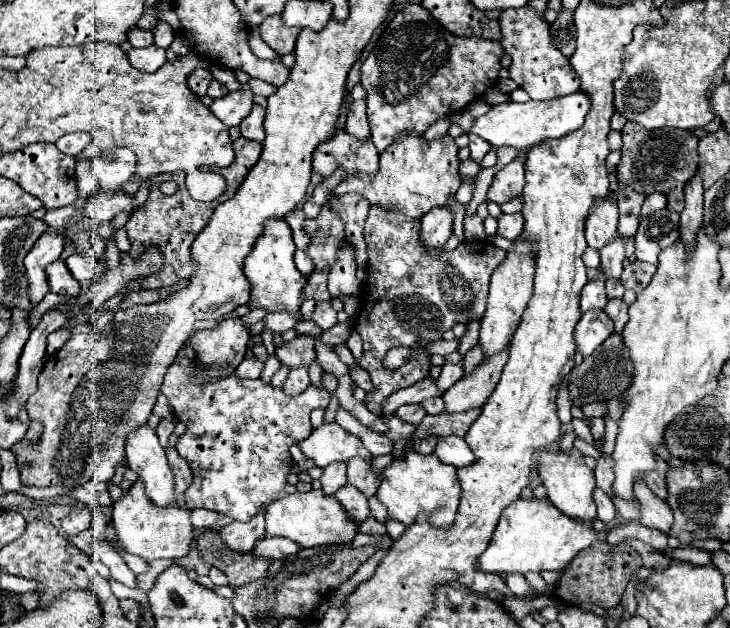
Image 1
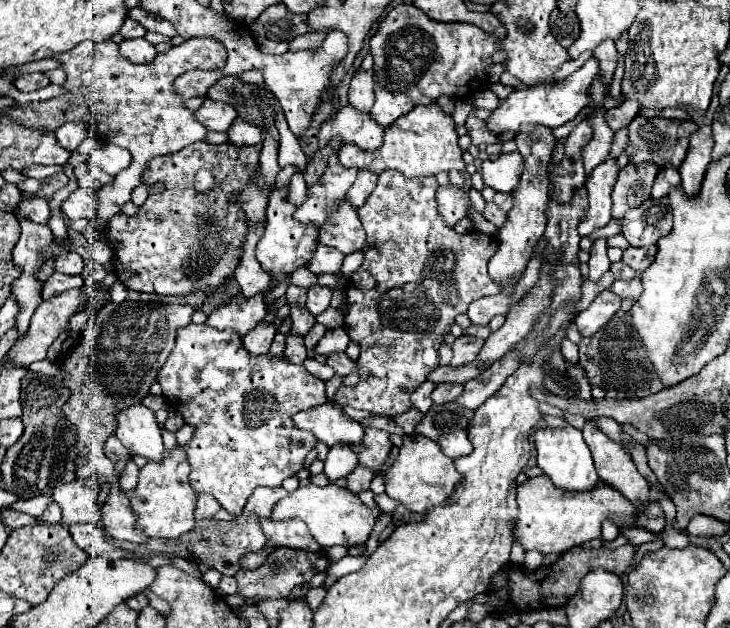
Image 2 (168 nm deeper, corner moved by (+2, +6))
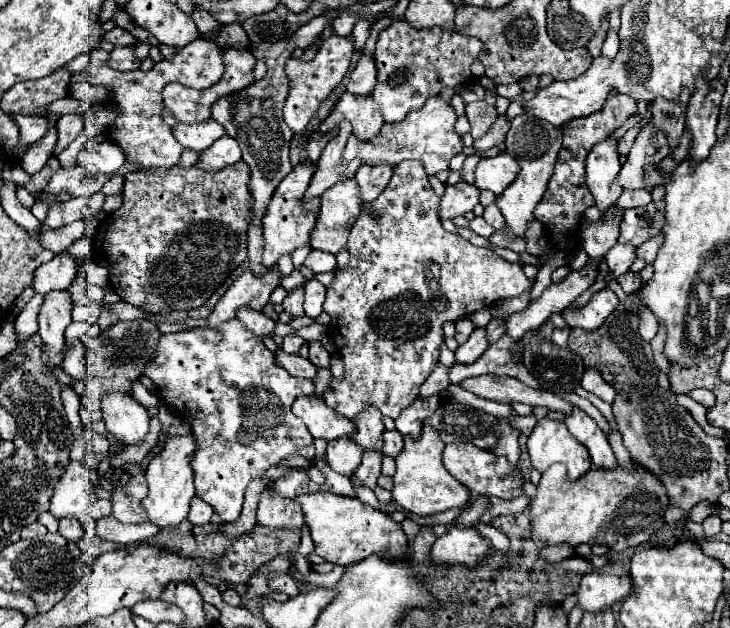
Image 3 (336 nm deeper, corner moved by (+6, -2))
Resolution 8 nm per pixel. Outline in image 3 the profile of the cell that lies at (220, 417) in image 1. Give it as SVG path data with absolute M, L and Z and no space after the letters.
M238 318L216 328L198 326L162 334L154 360L146 364L144 376L156 384L164 406L192 426L192 434L198 440L198 452L192 460L196 496L208 502L224 522L232 522L240 516L244 490L252 478L264 476L264 472L270 466L276 466L284 456L298 454L298 448L314 442L302 420L290 412L290 406L298 396L310 396L310 392L314 392L314 382L294 378L284 368L278 368L274 354Z

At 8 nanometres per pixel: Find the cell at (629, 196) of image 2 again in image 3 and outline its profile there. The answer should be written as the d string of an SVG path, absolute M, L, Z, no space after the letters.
M644 122L634 146L628 152L628 160L622 166L618 180L622 188L634 190L644 188L644 176L670 154L666 132L656 128L652 122Z

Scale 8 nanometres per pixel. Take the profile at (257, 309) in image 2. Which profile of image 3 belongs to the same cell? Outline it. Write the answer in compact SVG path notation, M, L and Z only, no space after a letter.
M272 266L262 276L254 276L250 270L244 270L244 274L234 280L234 284L226 290L226 294L216 304L214 312L208 318L208 326L218 326L226 320L236 318L236 310L240 306L262 310L262 306L268 304L272 290L278 286L280 286L278 266Z

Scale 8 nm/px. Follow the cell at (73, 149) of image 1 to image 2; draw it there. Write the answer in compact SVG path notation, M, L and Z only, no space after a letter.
M68 122L68 124L64 124L62 128L58 128L56 130L56 140L58 140L58 144L62 146L62 148L66 148L66 150L76 150L82 142L84 142L84 138L88 136L88 128L86 128L86 124L82 124L82 122Z

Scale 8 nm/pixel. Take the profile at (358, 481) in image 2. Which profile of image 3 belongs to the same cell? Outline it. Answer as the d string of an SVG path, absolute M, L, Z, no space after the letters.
M366 450L362 456L360 466L356 468L354 476L368 488L376 488L376 478L380 476L380 464L382 464L382 452Z

